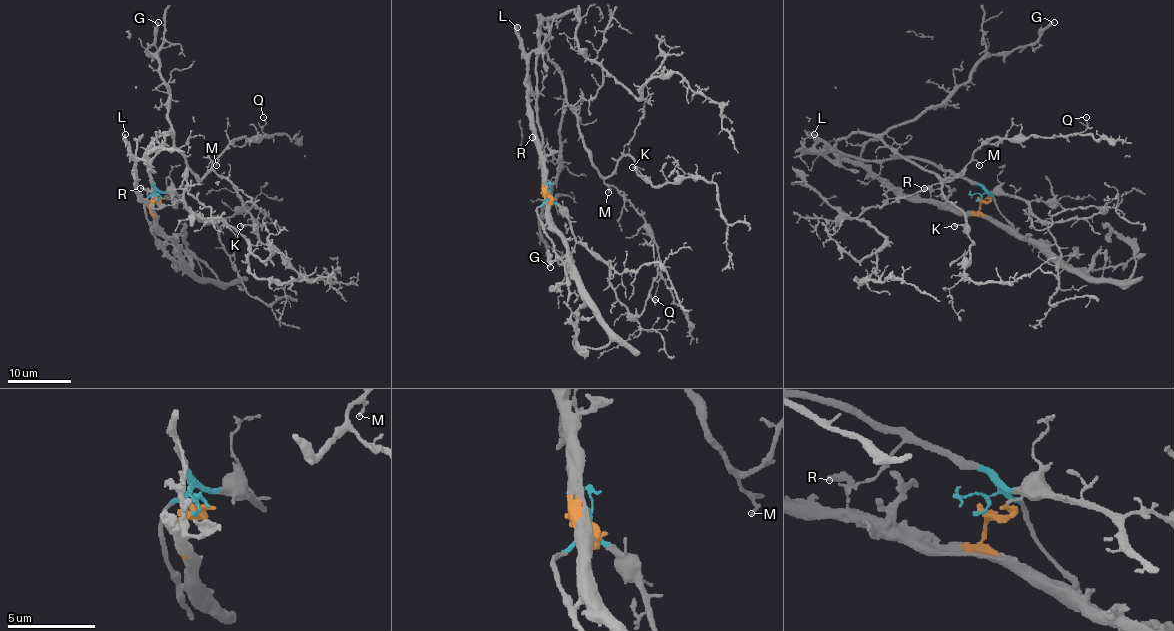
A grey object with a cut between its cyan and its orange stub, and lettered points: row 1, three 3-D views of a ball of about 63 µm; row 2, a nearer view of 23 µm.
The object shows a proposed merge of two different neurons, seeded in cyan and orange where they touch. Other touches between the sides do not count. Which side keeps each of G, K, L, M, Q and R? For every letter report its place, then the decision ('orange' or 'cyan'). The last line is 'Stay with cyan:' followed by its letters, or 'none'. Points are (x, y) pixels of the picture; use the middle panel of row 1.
G: (550, 267) | cyan
K: (632, 167) | cyan
L: (517, 27) | orange
M: (608, 192) | cyan
Q: (655, 299) | cyan
R: (532, 137) | orange
Stay with cyan: G, K, M, Q

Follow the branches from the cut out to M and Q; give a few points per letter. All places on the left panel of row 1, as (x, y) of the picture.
M: (157, 199), (144, 156), (151, 143), (167, 132), (199, 180), (216, 159), (216, 166)
Q: (157, 199), (144, 161), (151, 143), (171, 135), (199, 180), (235, 140), (267, 137), (262, 116)

